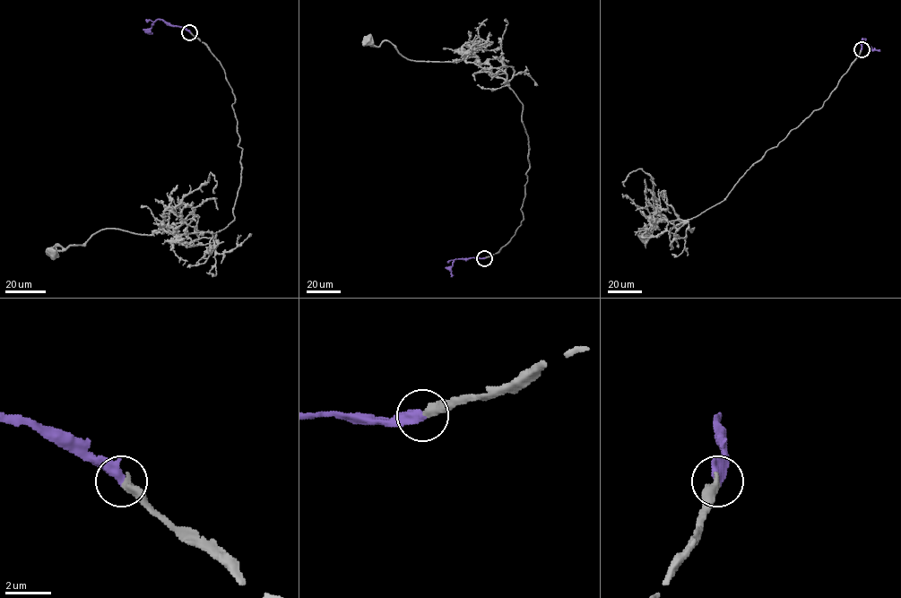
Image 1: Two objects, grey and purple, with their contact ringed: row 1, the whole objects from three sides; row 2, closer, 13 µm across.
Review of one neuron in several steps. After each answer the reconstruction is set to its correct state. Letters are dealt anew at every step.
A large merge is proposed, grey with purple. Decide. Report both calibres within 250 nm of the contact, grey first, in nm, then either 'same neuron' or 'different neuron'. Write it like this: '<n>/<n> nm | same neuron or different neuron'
400/440 nm | same neuron

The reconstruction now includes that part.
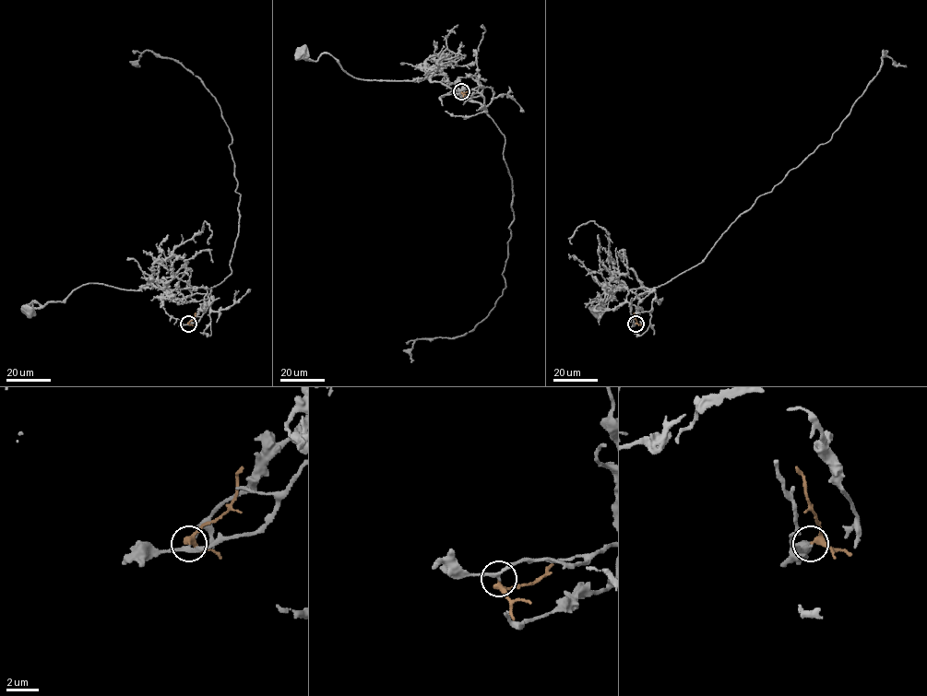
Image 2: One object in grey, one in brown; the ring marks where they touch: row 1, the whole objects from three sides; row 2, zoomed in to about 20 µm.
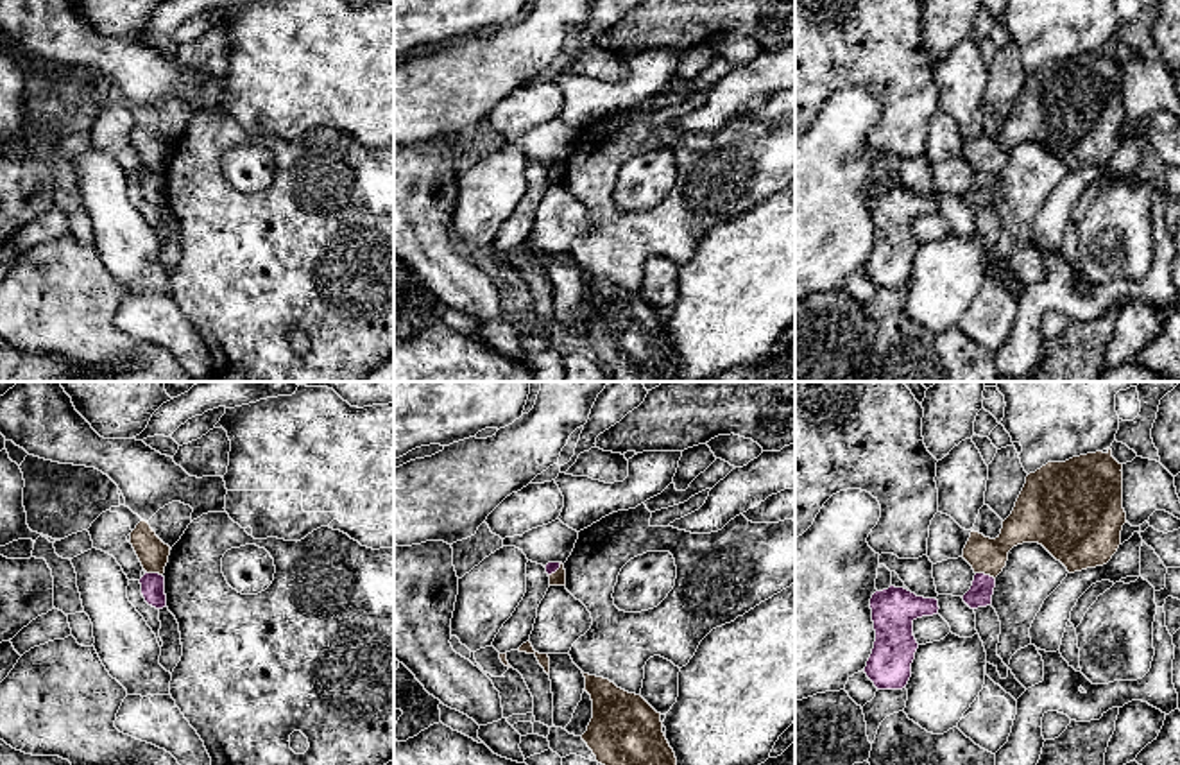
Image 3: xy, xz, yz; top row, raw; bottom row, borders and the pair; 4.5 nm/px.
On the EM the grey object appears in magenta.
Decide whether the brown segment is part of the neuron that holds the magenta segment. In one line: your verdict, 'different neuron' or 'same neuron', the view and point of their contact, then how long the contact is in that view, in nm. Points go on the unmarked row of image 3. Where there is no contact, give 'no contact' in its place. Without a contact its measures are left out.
different neuron; contact yz (983, 172); length 90 nm

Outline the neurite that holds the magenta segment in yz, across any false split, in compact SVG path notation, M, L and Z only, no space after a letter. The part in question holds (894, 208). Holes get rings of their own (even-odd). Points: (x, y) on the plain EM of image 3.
M890 185L870 197L876 240L865 272L877 288L902 288L911 276L919 242L913 220L938 213L938 199Z

